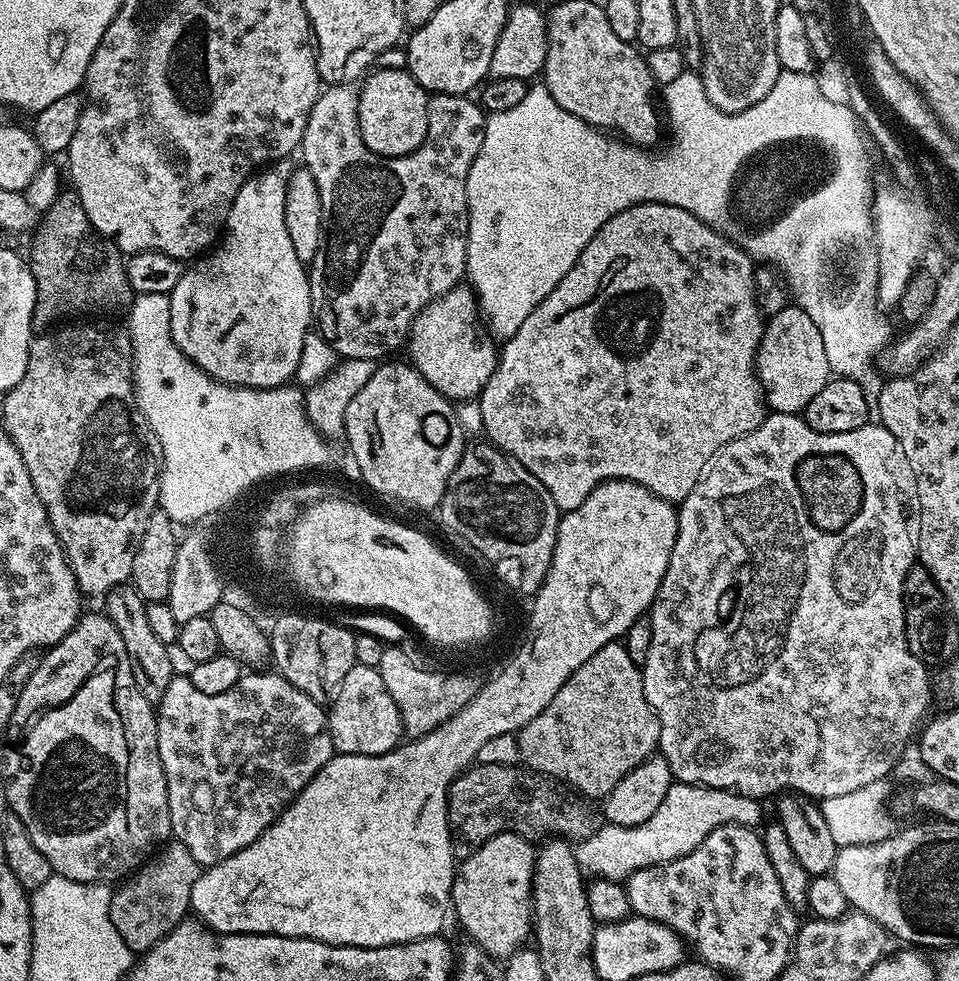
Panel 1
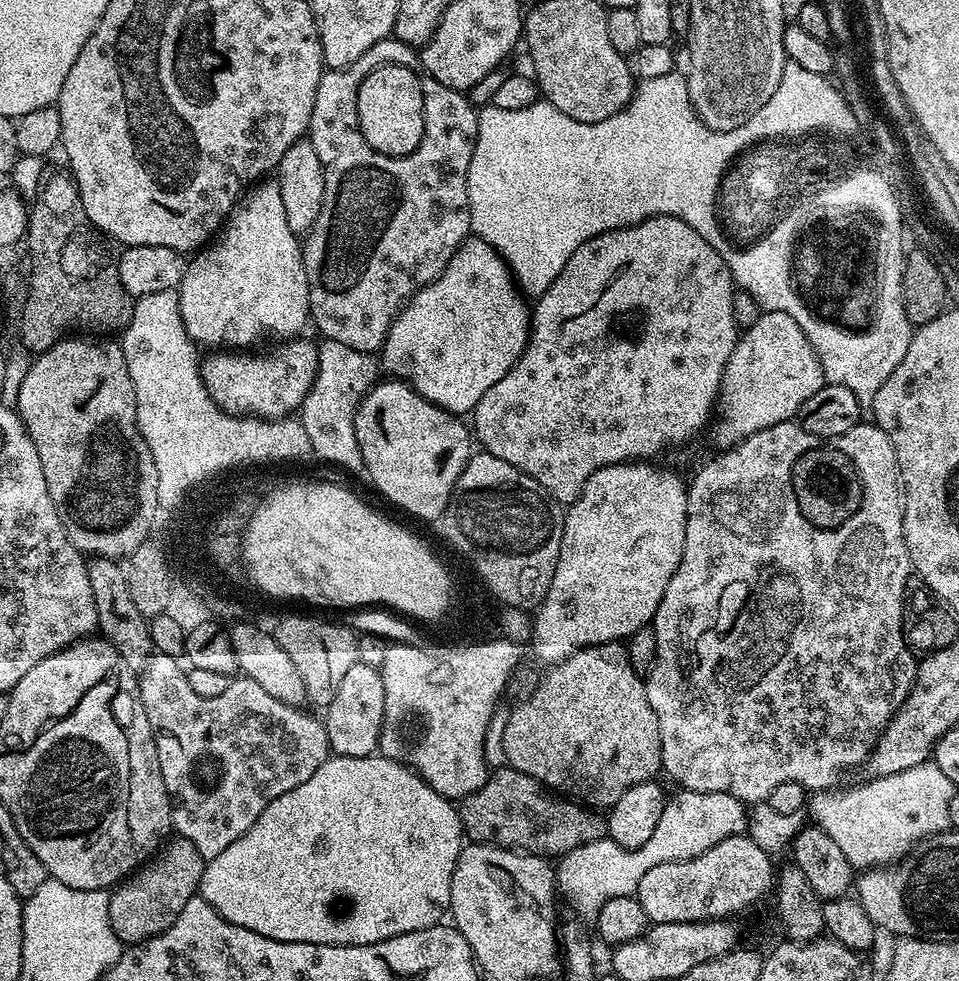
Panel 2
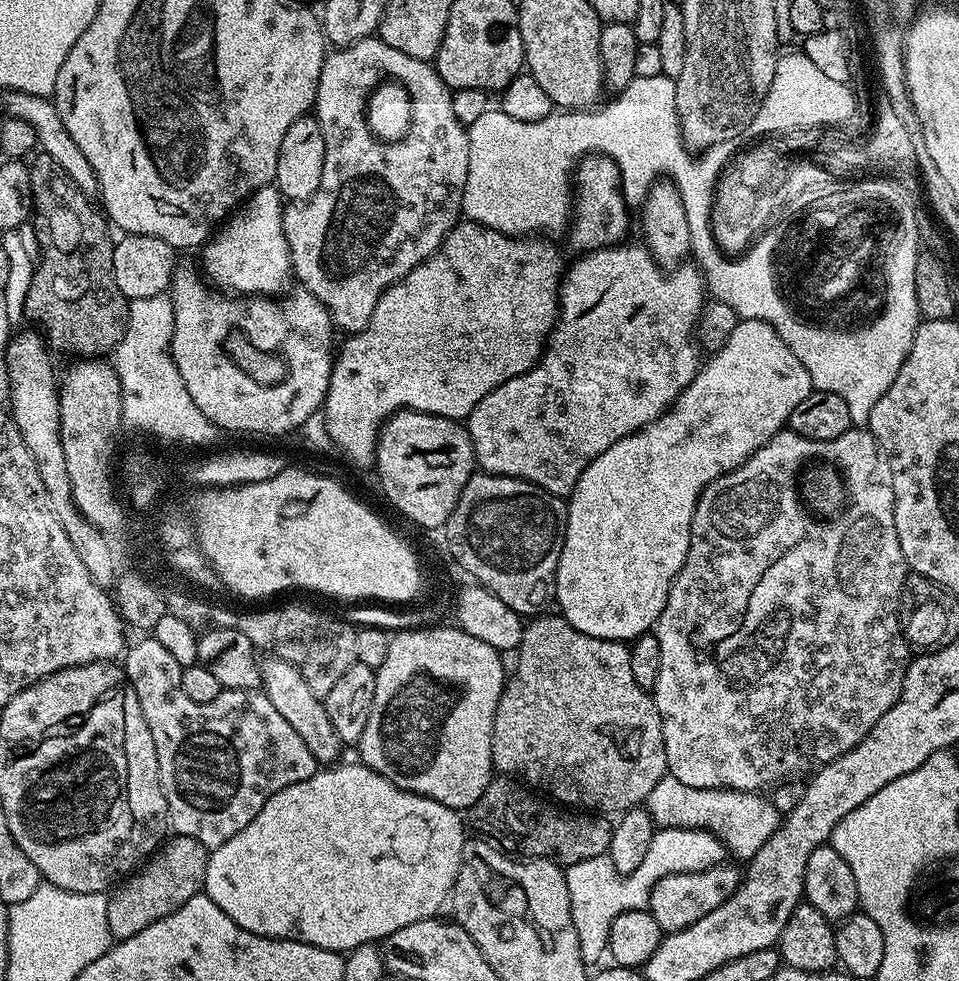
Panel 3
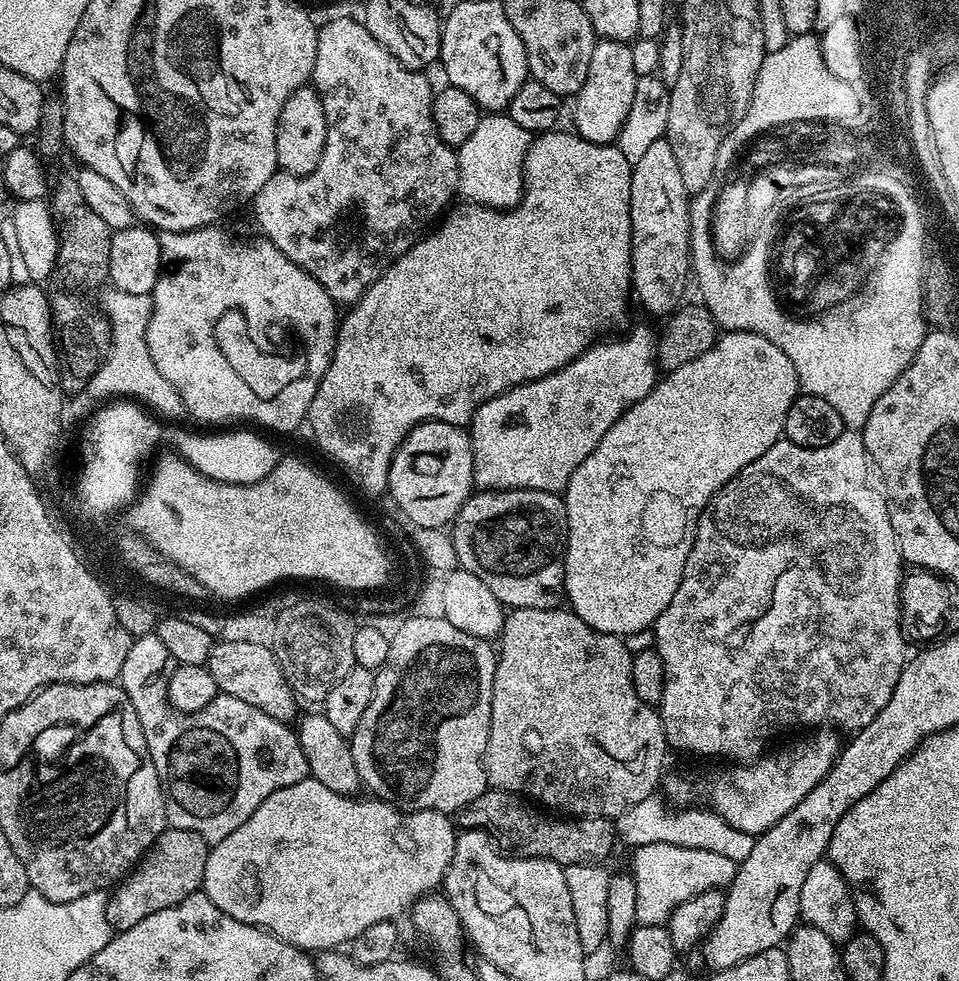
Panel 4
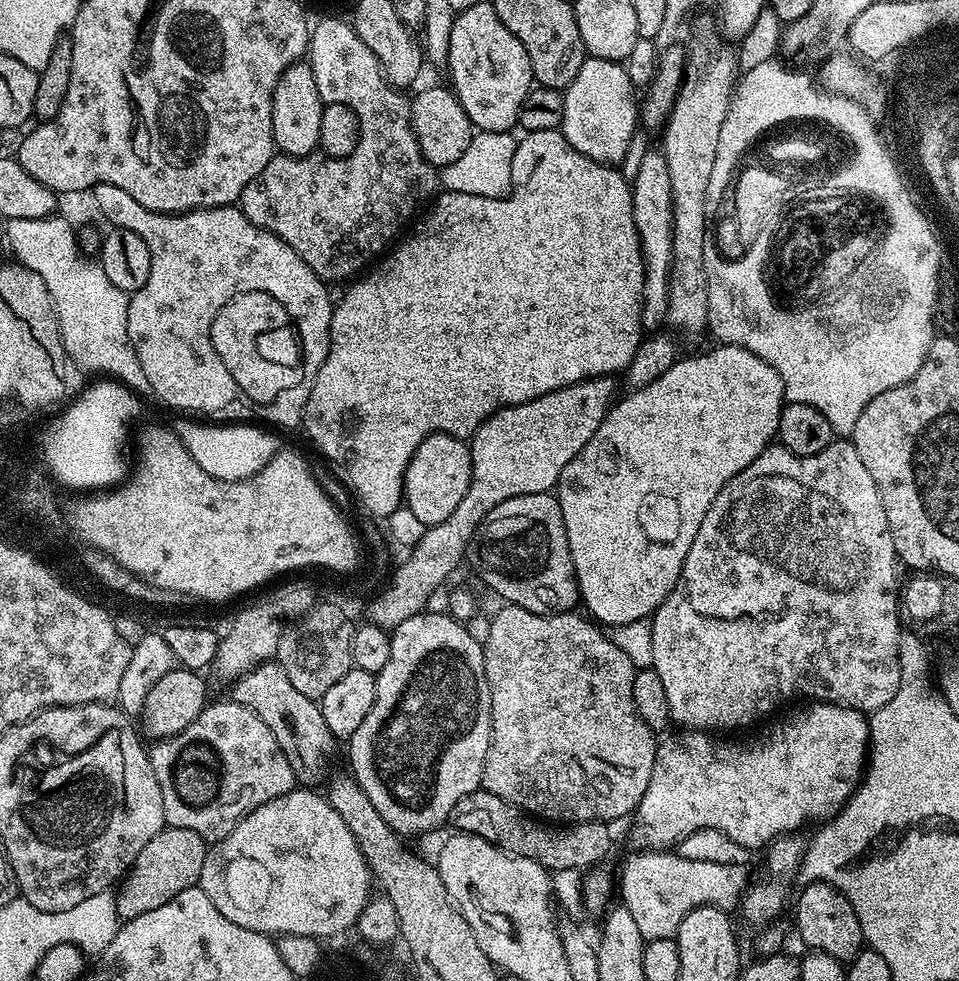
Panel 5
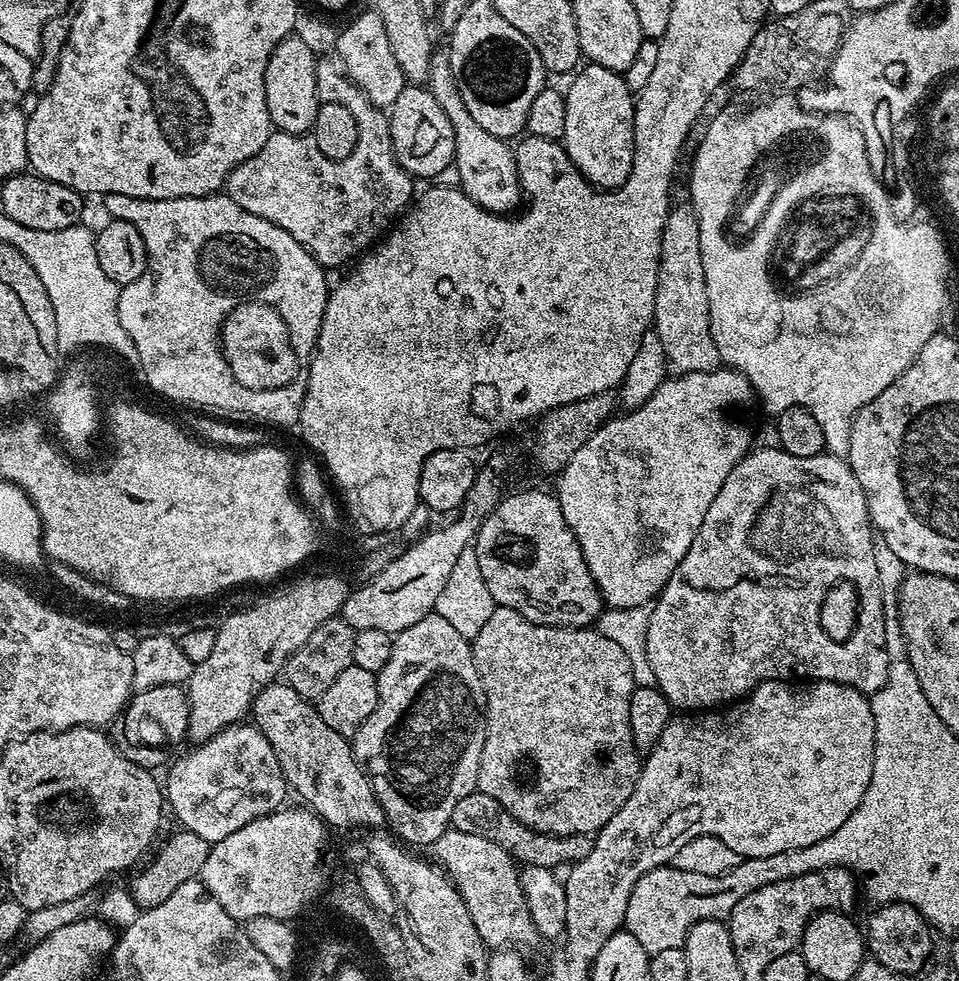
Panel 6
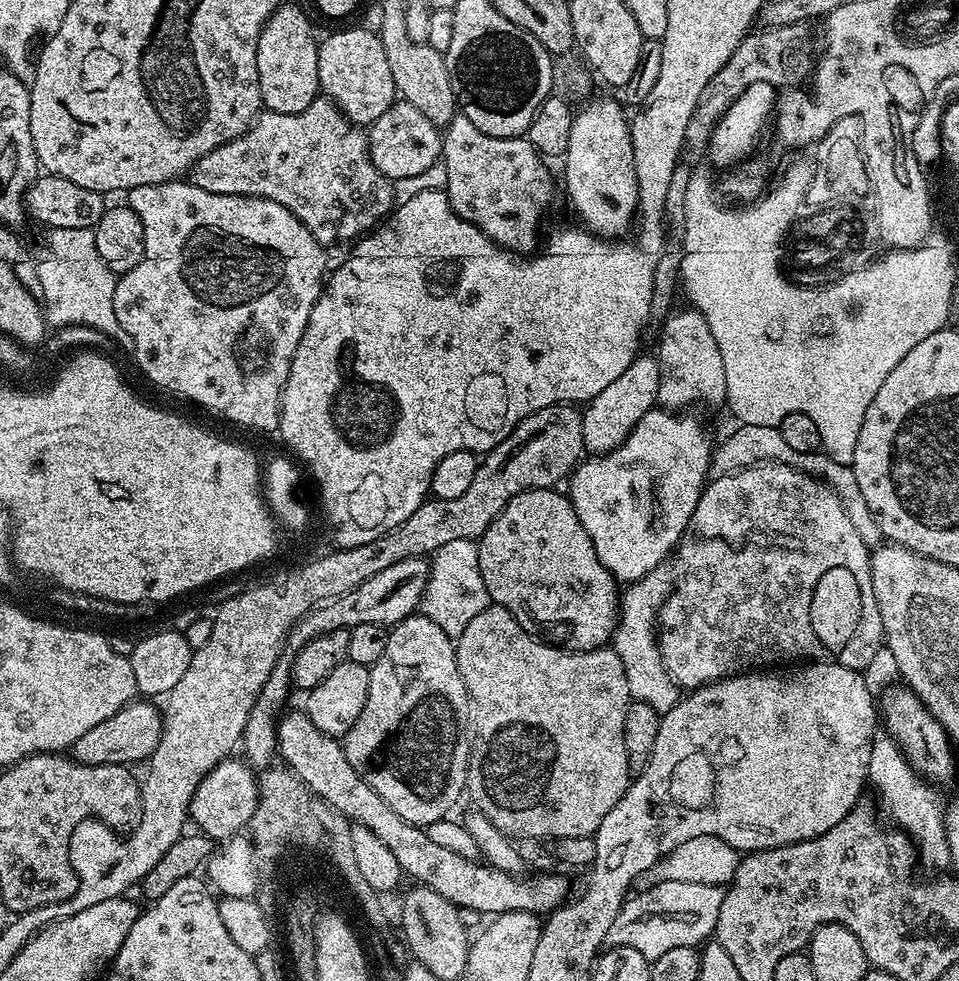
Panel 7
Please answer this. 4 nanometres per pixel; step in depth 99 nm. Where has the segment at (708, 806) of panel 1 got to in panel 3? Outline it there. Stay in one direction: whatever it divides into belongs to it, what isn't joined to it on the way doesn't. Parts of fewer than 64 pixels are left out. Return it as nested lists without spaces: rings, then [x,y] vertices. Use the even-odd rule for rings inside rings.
[[[662,828],[653,831],[650,850],[646,850],[646,858],[642,858],[638,870],[616,878],[620,880],[612,880],[616,867],[608,855],[567,865],[564,877],[566,890],[570,890],[570,914],[574,918],[574,930],[578,930],[585,961],[598,959],[600,952],[602,956],[607,949],[608,931],[615,916],[639,908],[647,909],[650,894],[662,878],[670,874],[710,870],[710,866],[718,866],[725,860],[726,849],[716,833],[705,832],[702,828]]]

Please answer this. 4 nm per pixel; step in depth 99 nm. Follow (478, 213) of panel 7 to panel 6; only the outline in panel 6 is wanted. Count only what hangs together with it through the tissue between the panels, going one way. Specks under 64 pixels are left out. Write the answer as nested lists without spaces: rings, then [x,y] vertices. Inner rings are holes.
[[[433,51],[426,87],[434,94],[438,106],[442,106],[446,118],[450,118],[450,126],[454,128],[454,146],[456,147],[454,167],[460,179],[458,185],[460,191],[478,206],[485,208],[487,212],[515,213],[522,204],[520,179],[516,169],[516,153],[507,139],[482,130],[482,126],[478,126],[478,122],[470,118],[470,110],[466,110],[466,102],[462,102],[458,74],[452,69],[447,51]]]

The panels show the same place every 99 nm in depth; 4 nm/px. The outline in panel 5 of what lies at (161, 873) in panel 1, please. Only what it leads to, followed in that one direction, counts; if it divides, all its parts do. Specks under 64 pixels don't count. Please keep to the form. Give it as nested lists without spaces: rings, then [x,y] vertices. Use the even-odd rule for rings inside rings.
[[[165,826],[158,834],[154,834],[154,838],[142,846],[142,854],[138,854],[127,876],[115,889],[116,913],[121,921],[138,918],[138,914],[146,914],[170,902],[174,894],[182,894],[182,890],[197,887],[208,849],[209,845],[201,836],[194,834],[194,830]]]

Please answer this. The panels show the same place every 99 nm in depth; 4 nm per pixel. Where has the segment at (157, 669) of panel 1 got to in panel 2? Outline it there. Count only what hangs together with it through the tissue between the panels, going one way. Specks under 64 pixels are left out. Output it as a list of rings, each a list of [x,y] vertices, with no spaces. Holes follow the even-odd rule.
[[[92,558],[87,561],[87,566],[99,635],[111,643],[114,650],[118,650],[125,669],[143,668],[148,657],[154,652],[148,620],[140,613],[138,606],[134,606],[120,564],[107,558]]]

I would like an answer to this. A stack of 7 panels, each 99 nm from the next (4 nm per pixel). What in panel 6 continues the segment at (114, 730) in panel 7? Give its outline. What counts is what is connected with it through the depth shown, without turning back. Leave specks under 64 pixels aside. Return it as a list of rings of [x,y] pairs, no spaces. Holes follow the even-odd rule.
[[[179,683],[139,689],[124,707],[122,721],[124,733],[118,739],[123,756],[135,764],[139,760],[157,760],[163,765],[166,760],[164,748],[182,741],[188,735],[188,693]]]

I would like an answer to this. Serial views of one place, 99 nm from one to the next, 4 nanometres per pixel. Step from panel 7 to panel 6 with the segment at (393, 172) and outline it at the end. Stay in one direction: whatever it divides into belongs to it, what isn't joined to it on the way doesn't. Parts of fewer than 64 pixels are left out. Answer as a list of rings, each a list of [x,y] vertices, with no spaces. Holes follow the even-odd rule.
[[[405,86],[402,94],[394,101],[390,109],[390,138],[396,161],[405,168],[413,178],[431,181],[442,170],[453,167],[456,159],[454,146],[454,128],[450,126],[450,118],[446,118],[442,106],[424,86]]]

